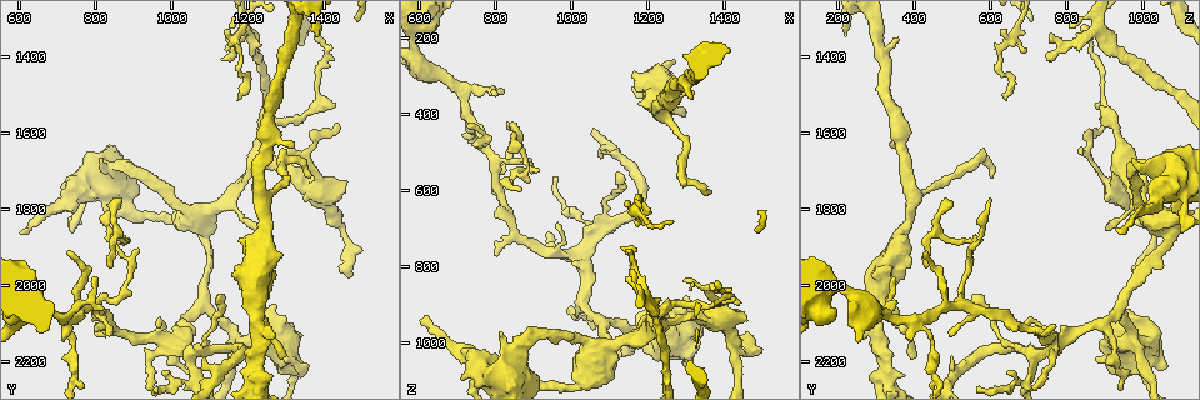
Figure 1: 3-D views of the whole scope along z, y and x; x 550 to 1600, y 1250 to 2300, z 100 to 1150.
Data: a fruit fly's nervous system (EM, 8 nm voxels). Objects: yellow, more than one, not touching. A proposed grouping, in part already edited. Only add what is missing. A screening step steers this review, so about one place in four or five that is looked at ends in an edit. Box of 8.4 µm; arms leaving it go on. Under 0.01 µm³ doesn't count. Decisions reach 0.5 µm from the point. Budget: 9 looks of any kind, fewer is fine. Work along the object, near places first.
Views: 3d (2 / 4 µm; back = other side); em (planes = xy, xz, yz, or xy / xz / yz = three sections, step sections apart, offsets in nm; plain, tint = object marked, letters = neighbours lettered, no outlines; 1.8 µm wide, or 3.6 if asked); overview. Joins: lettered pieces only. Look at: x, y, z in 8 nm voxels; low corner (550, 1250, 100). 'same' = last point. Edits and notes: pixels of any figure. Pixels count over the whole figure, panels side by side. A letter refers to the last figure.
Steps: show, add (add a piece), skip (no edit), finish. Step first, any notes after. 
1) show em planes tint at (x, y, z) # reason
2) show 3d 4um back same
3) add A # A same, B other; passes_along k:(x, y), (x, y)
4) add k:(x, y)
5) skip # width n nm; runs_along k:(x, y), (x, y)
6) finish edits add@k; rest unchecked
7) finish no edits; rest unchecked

show em yz step 16 tint at (1325, 2225, 915) # free end

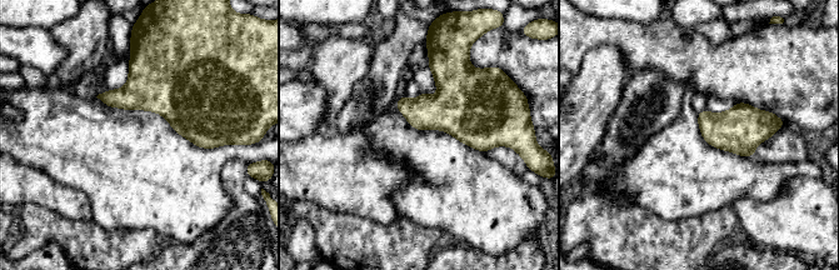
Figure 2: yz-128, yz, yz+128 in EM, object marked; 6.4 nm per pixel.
show em xy step 16 letters same

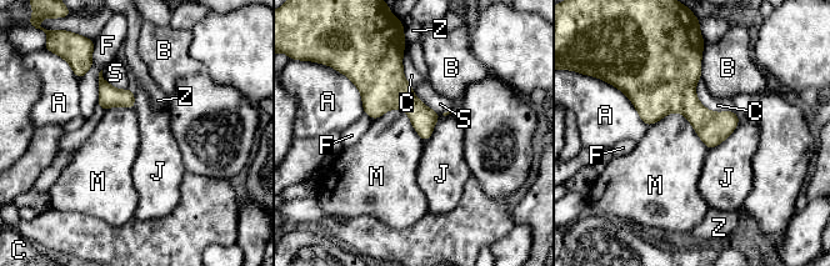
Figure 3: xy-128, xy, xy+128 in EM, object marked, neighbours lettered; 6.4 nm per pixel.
skip # A other, B other, C other, F other, J other, M other, S other, Z other; border 3:(649, 125), (680, 113), (709, 149); no lettered piece goes on from it

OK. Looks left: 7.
show 3d 2um at (1275, 2130, 265) # branch stops here

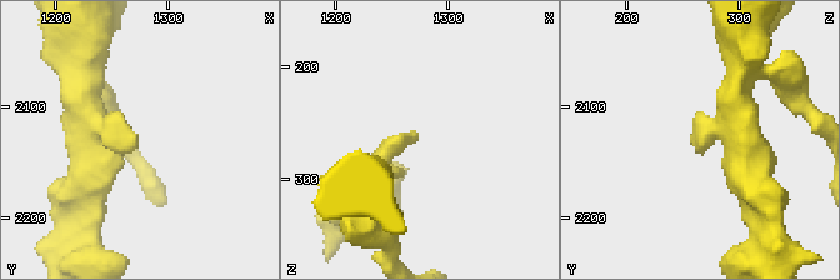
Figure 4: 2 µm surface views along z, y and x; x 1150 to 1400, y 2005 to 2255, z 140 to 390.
show em planes letters at (1274, 2132, 266) # arm_widths 240, 280 nm; now the EM

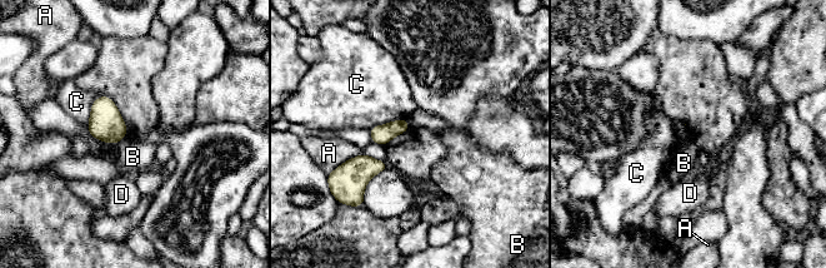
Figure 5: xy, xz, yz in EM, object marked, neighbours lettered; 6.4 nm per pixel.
skip # longest_contact C 260 nm; A other, B other, C other, D other; border 5:(126, 137), (114, 144); no lettered piece goes on from it

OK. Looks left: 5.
show 3d 2um at (1175, 1495, 635)

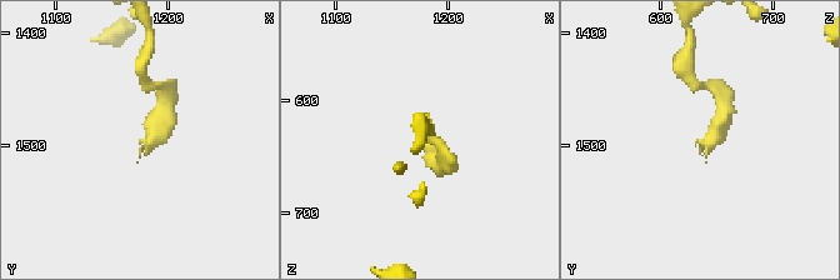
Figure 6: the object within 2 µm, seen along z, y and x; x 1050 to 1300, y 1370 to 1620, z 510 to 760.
show em 3.6um planes tint at (1178, 1500, 632) # shape alone is not enough

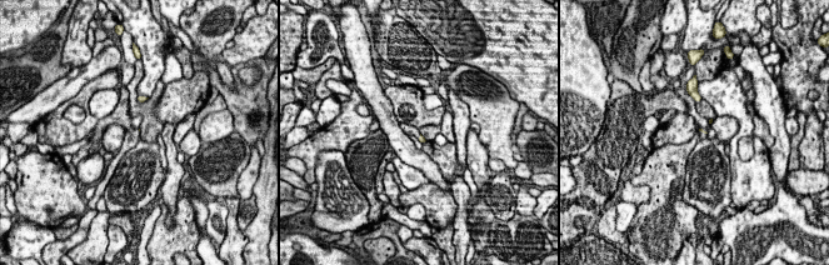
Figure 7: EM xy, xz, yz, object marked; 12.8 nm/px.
show em 3.6um planes letters same

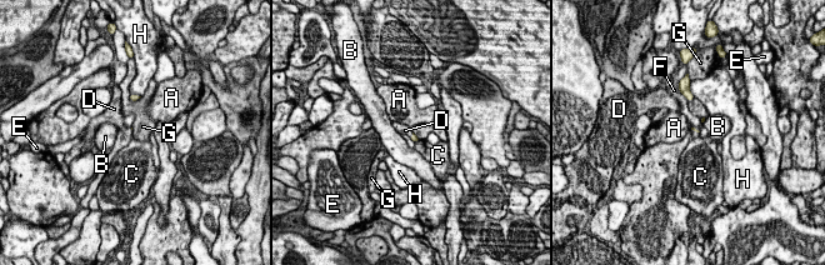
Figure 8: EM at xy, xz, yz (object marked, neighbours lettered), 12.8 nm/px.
skip # A other, B other, C other, D other, E other, F other, G other, H other; border 8:(413, 133), (410, 136); none of them fits

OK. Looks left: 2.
show em xz step 8 tint at (1370, 1710, 605) # thin end

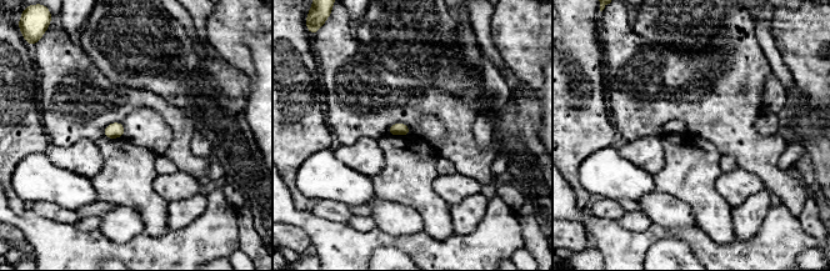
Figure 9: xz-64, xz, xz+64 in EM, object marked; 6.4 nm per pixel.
show em planes letters same # cut it another way

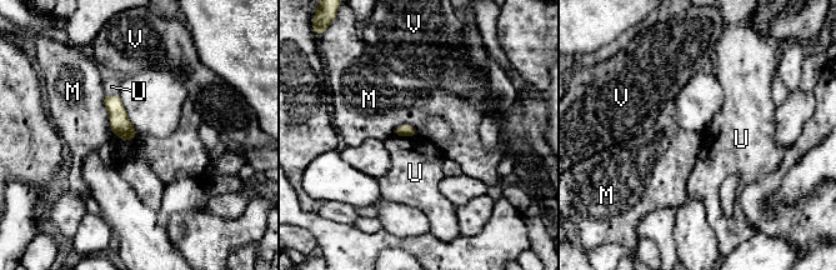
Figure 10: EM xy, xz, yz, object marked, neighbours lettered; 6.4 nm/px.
skip # M other, U other, V other; border 10:(103, 94), (113, 134); none of them fits

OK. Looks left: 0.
finish no edits; rest unchecked

